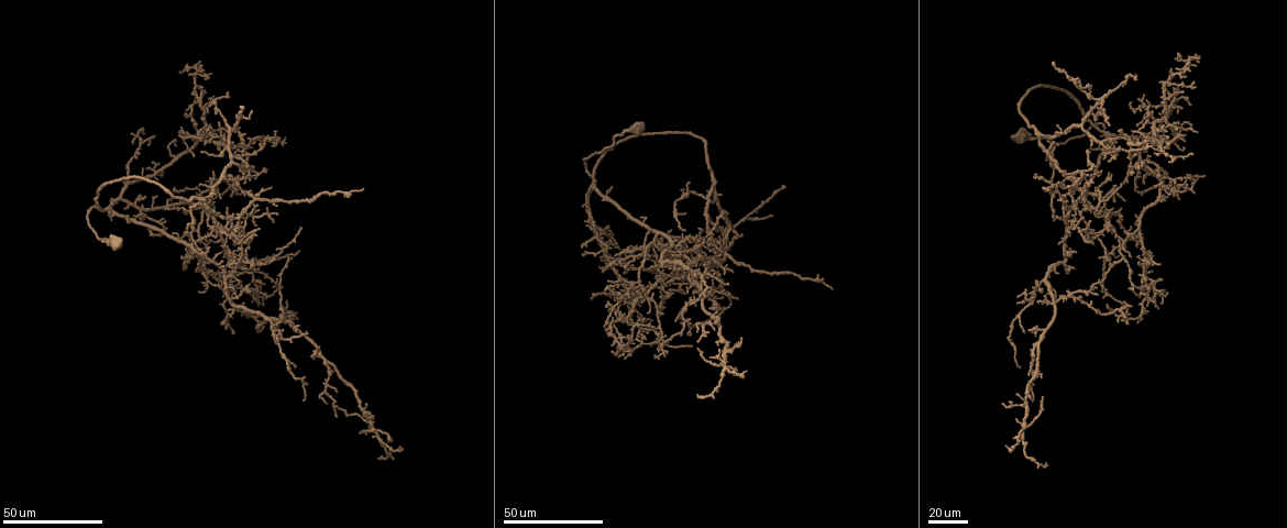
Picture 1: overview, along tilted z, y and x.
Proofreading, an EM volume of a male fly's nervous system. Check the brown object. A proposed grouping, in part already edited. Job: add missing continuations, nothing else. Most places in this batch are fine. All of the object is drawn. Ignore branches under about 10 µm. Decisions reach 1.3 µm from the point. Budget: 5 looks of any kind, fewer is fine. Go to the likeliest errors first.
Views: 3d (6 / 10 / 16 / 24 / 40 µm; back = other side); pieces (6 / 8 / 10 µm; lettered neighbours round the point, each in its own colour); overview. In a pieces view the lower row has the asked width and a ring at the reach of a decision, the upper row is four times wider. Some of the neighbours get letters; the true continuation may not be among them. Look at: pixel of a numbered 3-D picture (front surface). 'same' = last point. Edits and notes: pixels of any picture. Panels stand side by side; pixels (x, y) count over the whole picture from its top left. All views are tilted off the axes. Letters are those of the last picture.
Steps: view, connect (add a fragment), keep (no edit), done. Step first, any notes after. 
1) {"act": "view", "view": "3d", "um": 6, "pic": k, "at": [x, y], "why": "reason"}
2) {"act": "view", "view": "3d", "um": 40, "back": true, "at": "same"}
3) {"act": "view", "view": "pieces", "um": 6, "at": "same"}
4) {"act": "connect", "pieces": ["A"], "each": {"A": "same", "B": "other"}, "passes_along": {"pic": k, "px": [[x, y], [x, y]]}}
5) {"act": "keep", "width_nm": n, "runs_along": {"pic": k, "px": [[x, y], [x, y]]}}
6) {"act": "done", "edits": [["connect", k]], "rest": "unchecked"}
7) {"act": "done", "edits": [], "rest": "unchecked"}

{"act": "view", "view": "3d", "um": 24, "pic": 1, "at": [381, 457], "why": "end of a long branch"}

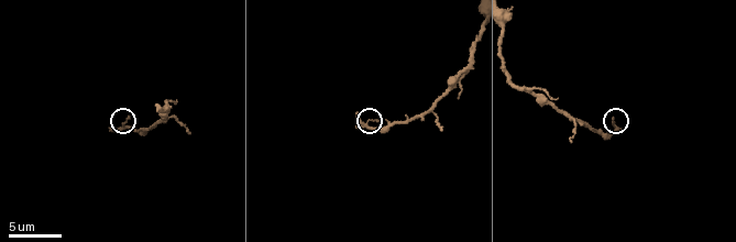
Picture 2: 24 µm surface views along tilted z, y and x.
{"act": "view", "view": "pieces", "um": 10, "pic": 2, "at": [112, 129], "why": "see the neighbours"}

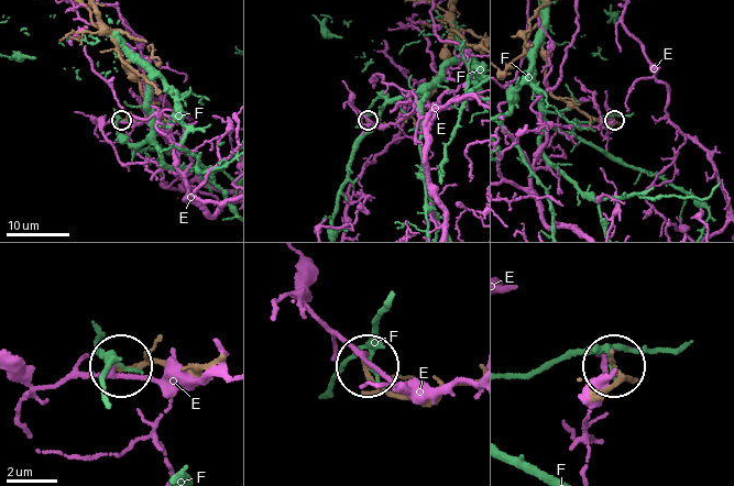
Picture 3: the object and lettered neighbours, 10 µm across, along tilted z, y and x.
{"act": "keep", "width_nm": 180, "each": {"E": "other", "F": "other"}, "runs_along": {"pic": 3, "px": [[209, 362], [124, 365]]}, "found": "none of them fits"}

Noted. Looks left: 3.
{"act": "view", "view": "3d", "um": 24, "pic": 1, "at": [1194, 85], "why": "end of a long branch"}

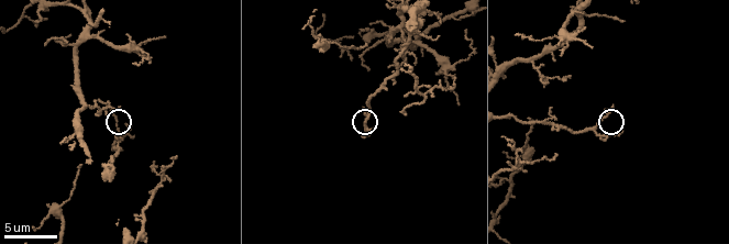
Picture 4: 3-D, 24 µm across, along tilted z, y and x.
{"act": "view", "view": "pieces", "um": 8, "pic": 4, "at": [364, 136], "why": "what lies round it"}

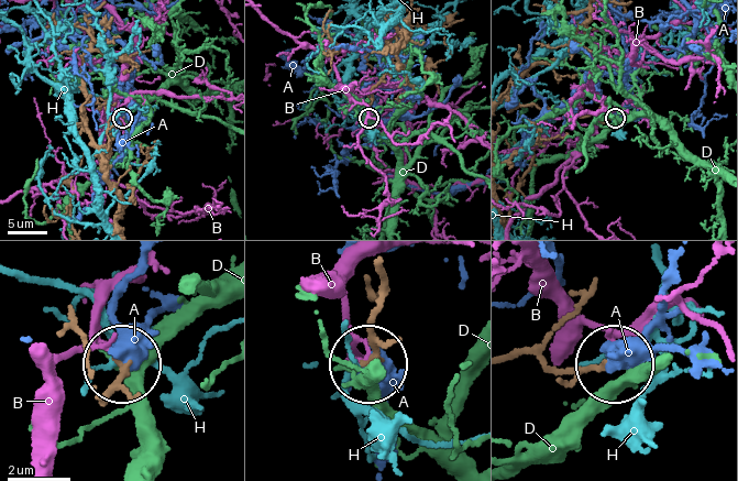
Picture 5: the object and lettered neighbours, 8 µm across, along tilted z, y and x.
{"act": "keep", "each": {"A": "other", "B": "other", "D": "other", "H": "other"}, "runs_along": {"pic": 5, "px": [[510, 360], [531, 352], [575, 373], [614, 364]]}, "found": "none of them fits"}

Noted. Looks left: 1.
{"act": "done", "edits": [], "rest": "unchecked"}

